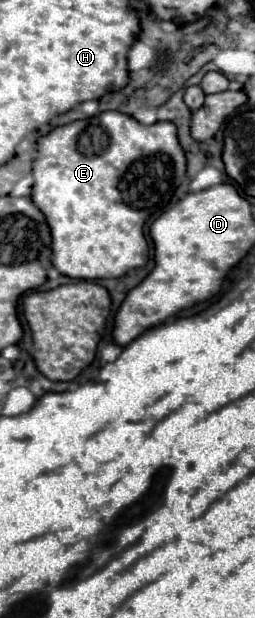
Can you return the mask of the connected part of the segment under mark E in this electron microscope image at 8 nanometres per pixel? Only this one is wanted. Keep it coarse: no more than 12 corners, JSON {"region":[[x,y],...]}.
{"region":[[172,122],[40,138],[32,202],[54,268],[146,266],[144,224],[186,180]]}

